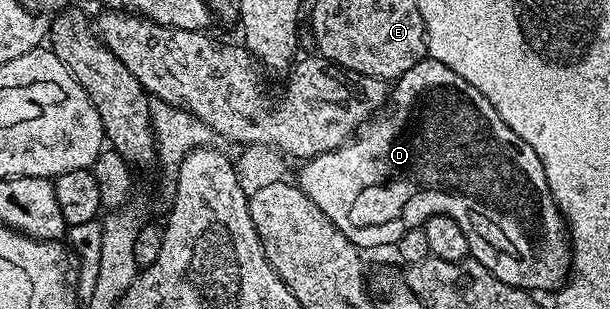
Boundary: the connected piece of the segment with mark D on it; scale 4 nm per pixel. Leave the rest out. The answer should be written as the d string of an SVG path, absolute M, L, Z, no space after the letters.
M430 57L423 58L417 65L413 65L413 69L409 69L409 73L394 80L389 91L389 99L392 104L395 102L395 108L388 115L379 113L368 118L357 134L346 143L342 143L329 153L321 153L306 160L300 166L303 168L299 171L297 186L306 193L309 201L313 201L313 205L317 205L317 209L321 209L321 213L325 213L325 217L329 217L329 221L333 221L333 225L337 225L337 229L345 233L348 241L360 249L387 247L390 243L391 246L398 244L399 238L405 232L414 227L422 227L429 217L448 215L453 217L453 221L457 221L457 225L461 225L461 230L465 232L471 250L470 258L485 265L485 269L489 269L489 273L493 273L497 281L510 287L521 287L524 291L532 293L540 293L539 291L551 293L562 287L571 274L571 240L567 221L559 212L557 201L553 201L553 193L549 193L549 181L545 181L545 165L541 165L541 157L537 157L532 147L525 145L525 141L521 141L521 137L517 137L517 133L513 133L513 129L509 129L509 125L501 121L497 109L493 109L491 102L477 89L473 89L473 85L469 85L465 77L457 77L457 73L449 69L449 65L441 65L441 61Z

